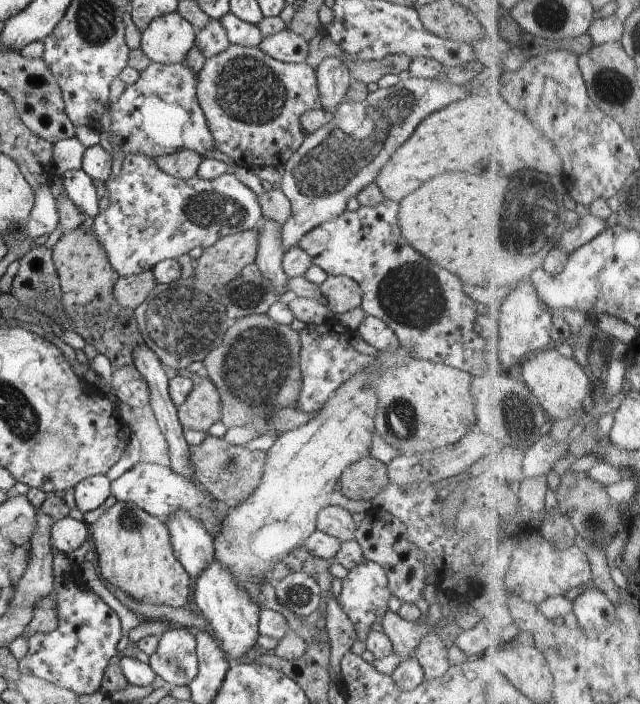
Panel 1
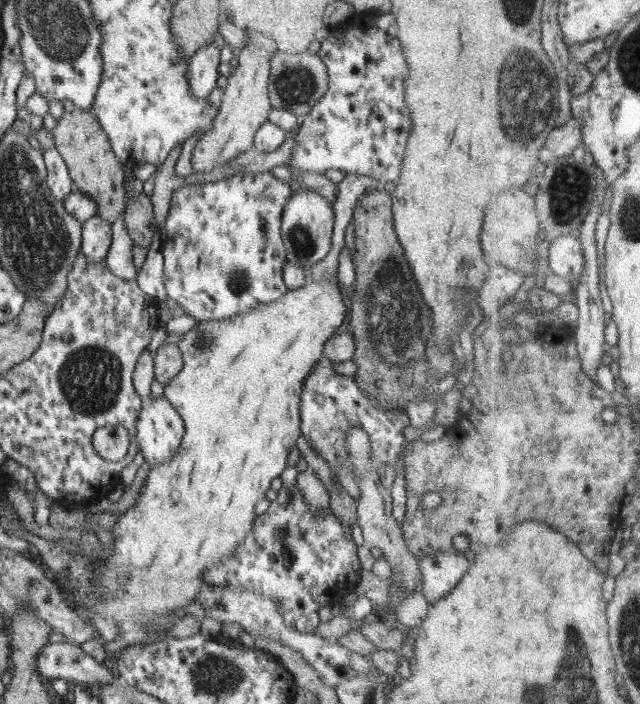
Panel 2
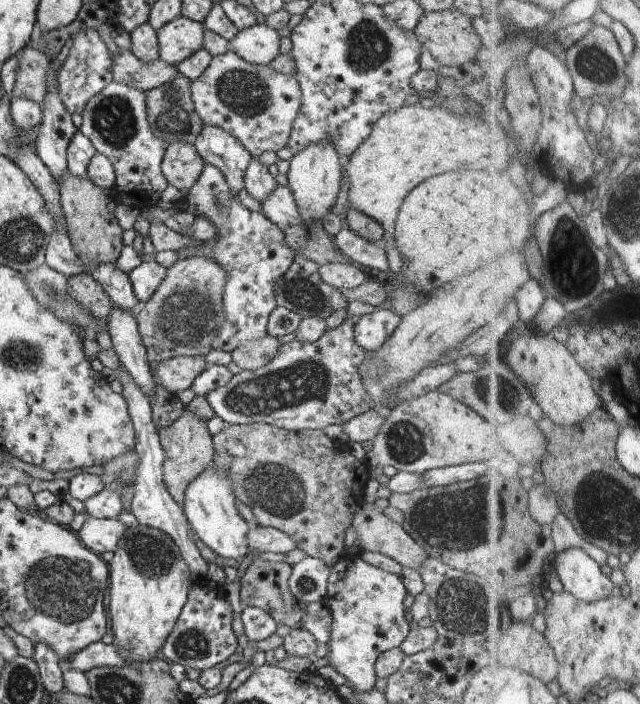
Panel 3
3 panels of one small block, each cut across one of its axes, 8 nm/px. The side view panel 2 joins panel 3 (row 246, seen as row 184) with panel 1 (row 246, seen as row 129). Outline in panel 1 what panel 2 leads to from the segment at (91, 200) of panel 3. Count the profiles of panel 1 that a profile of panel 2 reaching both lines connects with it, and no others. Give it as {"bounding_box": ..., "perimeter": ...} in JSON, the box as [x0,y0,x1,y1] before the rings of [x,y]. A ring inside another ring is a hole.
{"bounding_box":[52,225,144,369],"perimeter":[[[81,225],[65,232],[52,250],[61,286],[61,302],[66,316],[72,320],[72,331],[104,354],[110,360],[112,369],[133,364],[132,352],[138,344],[144,343],[144,339],[137,324],[134,324],[134,311],[122,308],[112,296],[112,288],[120,276],[111,267],[102,242],[98,242],[94,234],[94,228],[90,226],[85,229]]]}

